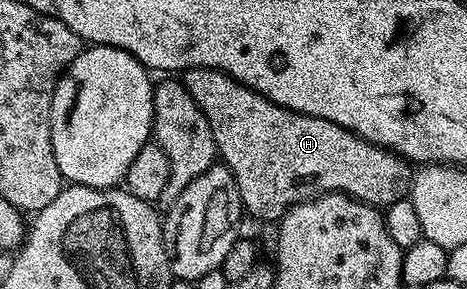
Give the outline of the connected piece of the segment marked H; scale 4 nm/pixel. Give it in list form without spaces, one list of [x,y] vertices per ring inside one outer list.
[[[190,68],[182,82],[210,122],[219,159],[234,174],[249,217],[279,221],[295,204],[323,192],[344,192],[377,206],[393,204],[411,193],[413,165],[390,148],[371,144],[326,118],[286,110],[213,68]]]

